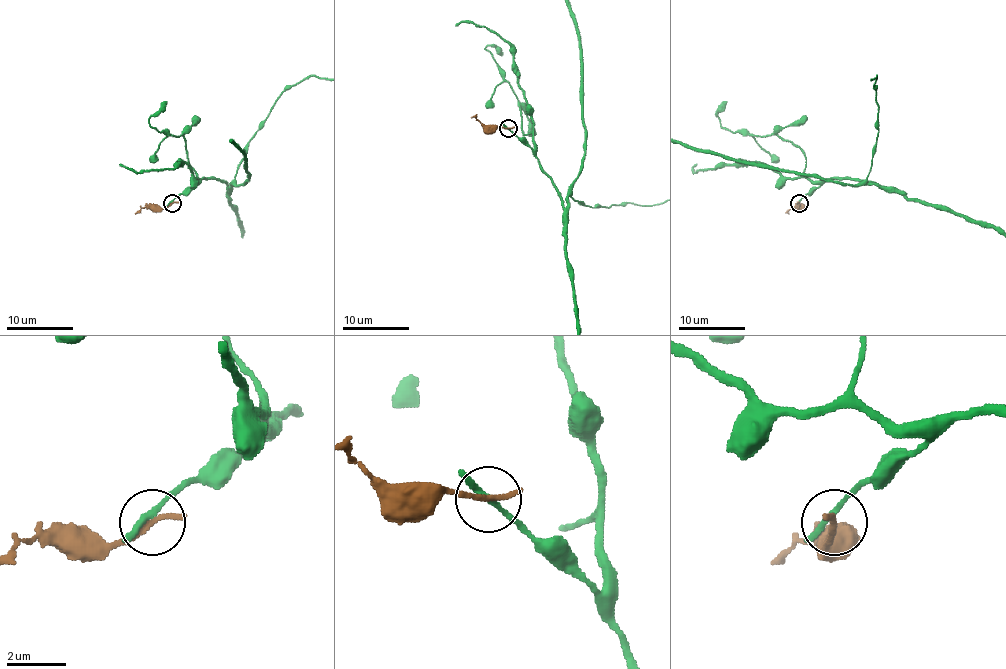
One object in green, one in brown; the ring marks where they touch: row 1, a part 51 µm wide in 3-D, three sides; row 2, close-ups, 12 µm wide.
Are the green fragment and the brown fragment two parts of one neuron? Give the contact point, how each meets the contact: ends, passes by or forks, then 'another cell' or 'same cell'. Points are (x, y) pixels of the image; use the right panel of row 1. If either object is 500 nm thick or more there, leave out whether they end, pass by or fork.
(799, 203) | green passes by | brown ends | another cell

